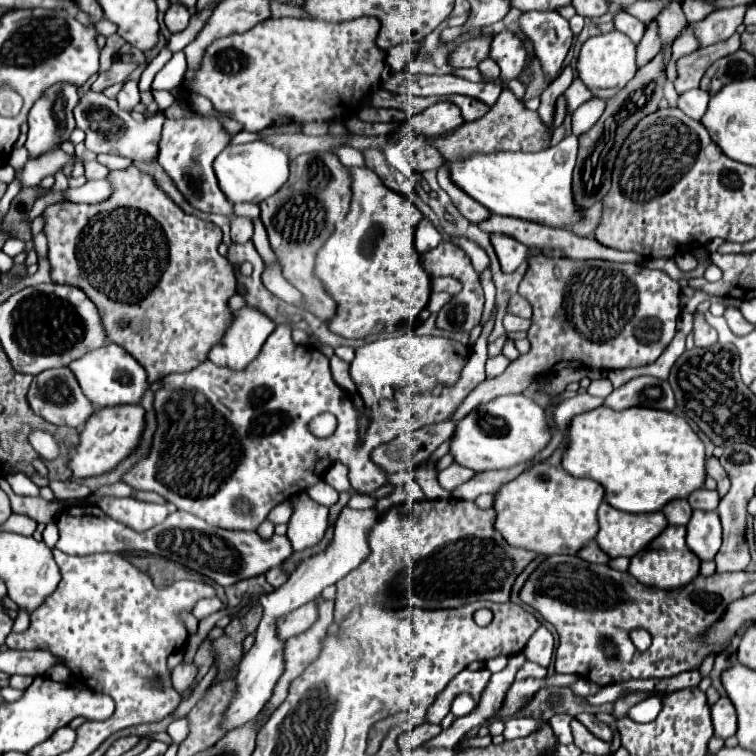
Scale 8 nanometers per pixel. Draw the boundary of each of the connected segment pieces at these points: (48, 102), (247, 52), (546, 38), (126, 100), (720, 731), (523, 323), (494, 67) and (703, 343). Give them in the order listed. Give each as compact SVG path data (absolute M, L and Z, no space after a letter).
M58 82L54 86L50 86L42 98L32 106L30 116L28 116L28 140L26 140L26 148L30 152L30 158L36 158L40 154L44 154L46 150L54 150L60 142L68 140L72 130L76 128L76 120L74 120L74 106L78 104L80 96L78 96L78 86L68 84L68 82Z
M270 18L244 34L220 38L208 46L196 78L182 86L190 86L192 94L206 96L216 112L228 112L248 132L262 132L278 120L296 120L300 124L346 120L358 114L368 96L382 84L386 52L376 46L378 30L380 22L376 18L356 18L340 24L314 18Z
M524 12L520 28L532 38L534 50L548 80L554 80L572 46L572 30L568 20L558 12Z
M126 80L120 94L118 94L118 104L122 110L130 112L132 106L136 106L140 102L140 90L138 90L138 80Z
M722 696L712 706L712 724L714 724L714 734L718 738L726 740L736 734L736 710L728 696Z
M506 314L504 316L504 328L506 328L506 332L526 332L530 328L530 320Z
M483 60L478 65L478 69L483 74L484 82L492 81L500 76L500 68L494 60Z
M698 310L698 312L694 314L692 334L694 334L694 344L696 344L698 348L706 348L706 346L712 346L712 344L718 342L718 332L706 322L702 310Z

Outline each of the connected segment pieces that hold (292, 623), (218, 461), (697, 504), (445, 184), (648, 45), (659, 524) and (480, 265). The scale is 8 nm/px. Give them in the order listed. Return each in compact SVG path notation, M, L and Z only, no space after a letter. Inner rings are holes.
M308 602L304 606L300 606L298 610L292 610L290 614L282 616L276 622L276 636L282 640L302 634L304 630L308 630L312 626L312 622L316 622L318 616L318 604L316 602Z
M494 306L489 320L482 329L482 336L474 344L470 360L462 368L456 384L450 386L438 384L428 392L410 394L404 406L400 406L394 398L380 400L376 408L364 410L364 416L368 418L368 428L364 430L364 434L360 434L360 422L358 422L360 412L354 408L352 396L334 382L328 358L322 352L318 352L316 346L294 344L290 336L292 332L290 324L278 324L264 342L260 354L244 370L222 368L206 360L190 372L168 374L162 378L162 386L154 396L158 426L154 432L152 448L146 454L146 458L138 460L138 464L134 464L122 476L122 482L132 486L134 490L158 492L178 510L192 512L198 518L210 522L212 526L220 526L224 530L256 530L274 506L320 482L326 470L336 462L342 462L344 466L356 464L356 470L348 470L352 488L356 488L360 494L374 492L376 488L386 484L386 474L378 466L372 466L372 462L368 460L368 452L374 446L380 446L396 438L400 432L412 432L418 430L420 426L444 422L452 414L452 410L460 404L460 398L464 398L464 394L468 394L478 382L486 378L484 362L488 358L488 336L493 329L496 314L497 308ZM322 412L330 412L336 416L338 438L316 438L308 430L308 422ZM238 496L244 496L252 504L250 514L236 514L232 510Z
M700 488L700 490L694 490L690 496L688 496L688 502L692 508L700 508L700 510L716 510L718 502L720 502L720 496L716 490L706 490L706 488Z
M444 166L438 168L438 184L450 196L450 200L460 210L460 214L464 218L468 218L472 224L480 224L490 218L490 214L488 214L488 210L484 210L484 206L480 206L478 202L472 202L472 198L468 198L468 194L460 194L460 190L456 190L452 186L452 182L448 182L448 176L444 174Z
M656 20L650 22L644 38L640 40L640 44L636 46L636 66L642 68L646 66L656 54L660 52L660 38L658 38L658 26Z
M606 502L598 508L598 546L610 556L632 556L640 552L652 538L656 538L666 526L662 512L648 514L630 514L608 506Z
M452 238L452 242L458 244L458 246L470 256L470 260L472 260L472 264L474 264L474 270L476 270L478 274L490 266L490 260L488 260L486 252L484 252L476 242L466 240L466 238Z

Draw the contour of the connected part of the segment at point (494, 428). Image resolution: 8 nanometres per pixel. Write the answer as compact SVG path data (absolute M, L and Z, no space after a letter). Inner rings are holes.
M524 394L498 396L492 402L484 402L468 416L456 422L456 430L450 440L450 454L456 464L474 472L510 468L524 460L534 458L550 442L550 428L546 424L544 410Z

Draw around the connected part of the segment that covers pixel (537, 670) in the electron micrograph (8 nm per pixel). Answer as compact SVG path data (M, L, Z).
M526 661L526 663L517 672L515 679L524 680L528 678L543 679L547 675L547 669L536 663Z

